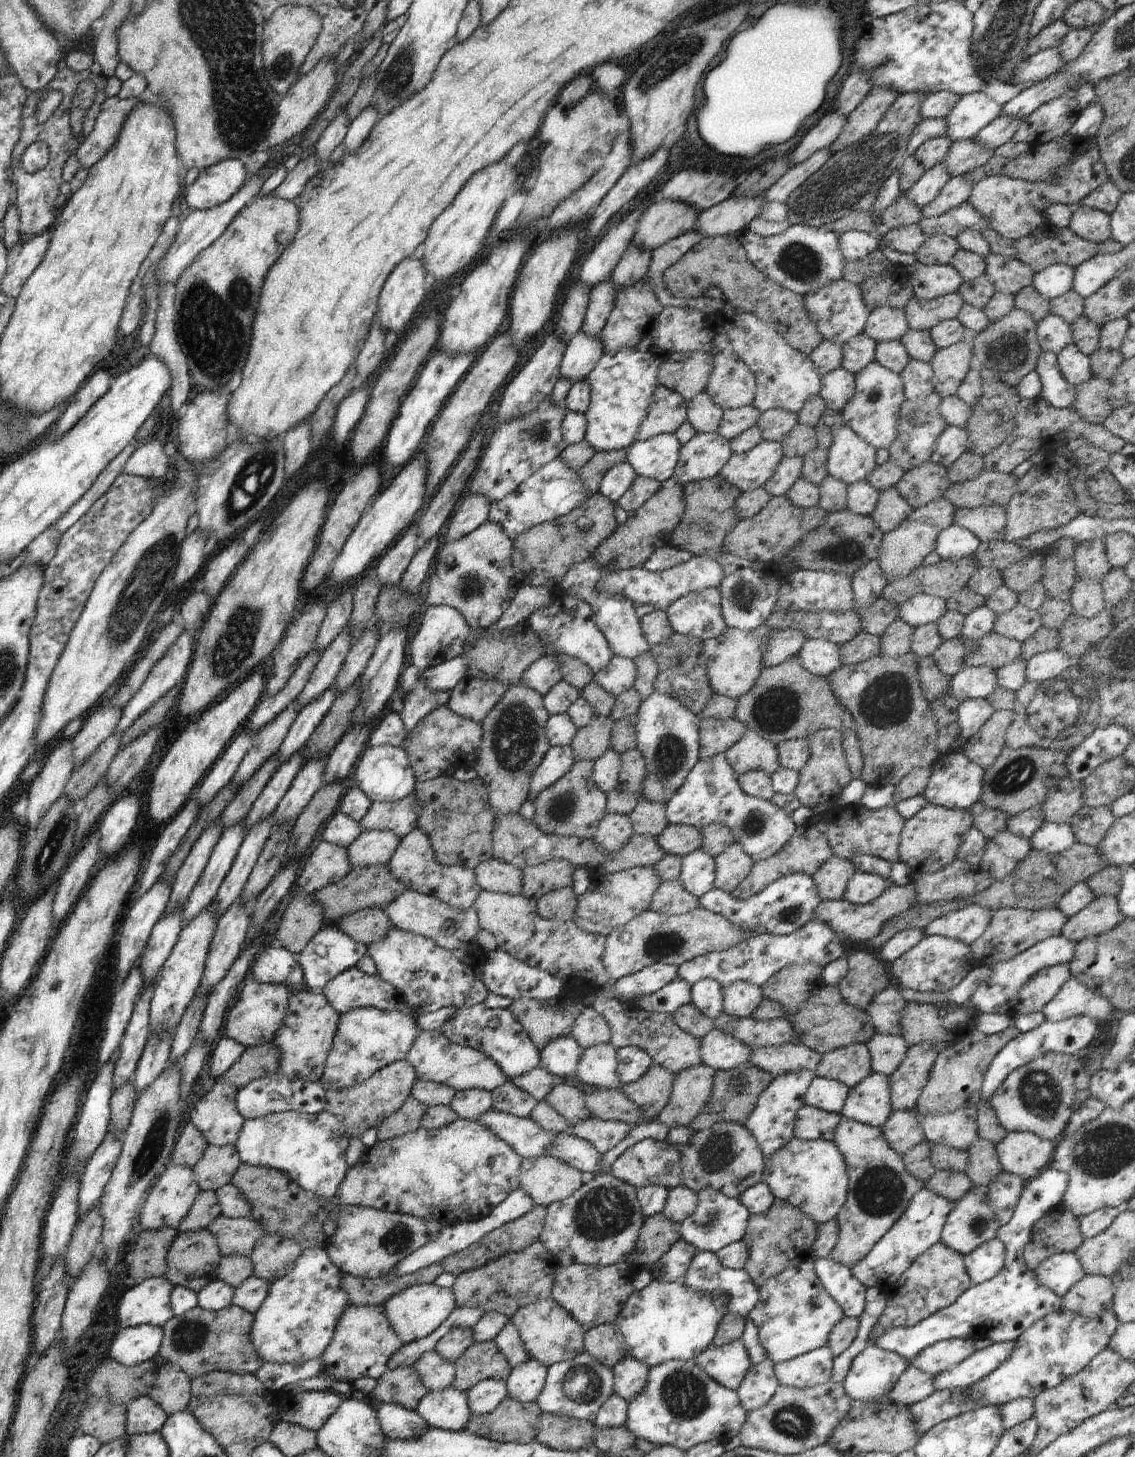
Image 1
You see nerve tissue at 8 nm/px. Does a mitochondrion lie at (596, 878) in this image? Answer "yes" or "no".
no

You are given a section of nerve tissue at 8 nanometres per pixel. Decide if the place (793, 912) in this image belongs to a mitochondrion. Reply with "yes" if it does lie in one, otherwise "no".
yes

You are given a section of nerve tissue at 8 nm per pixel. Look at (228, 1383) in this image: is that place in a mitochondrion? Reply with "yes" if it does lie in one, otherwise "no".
no

